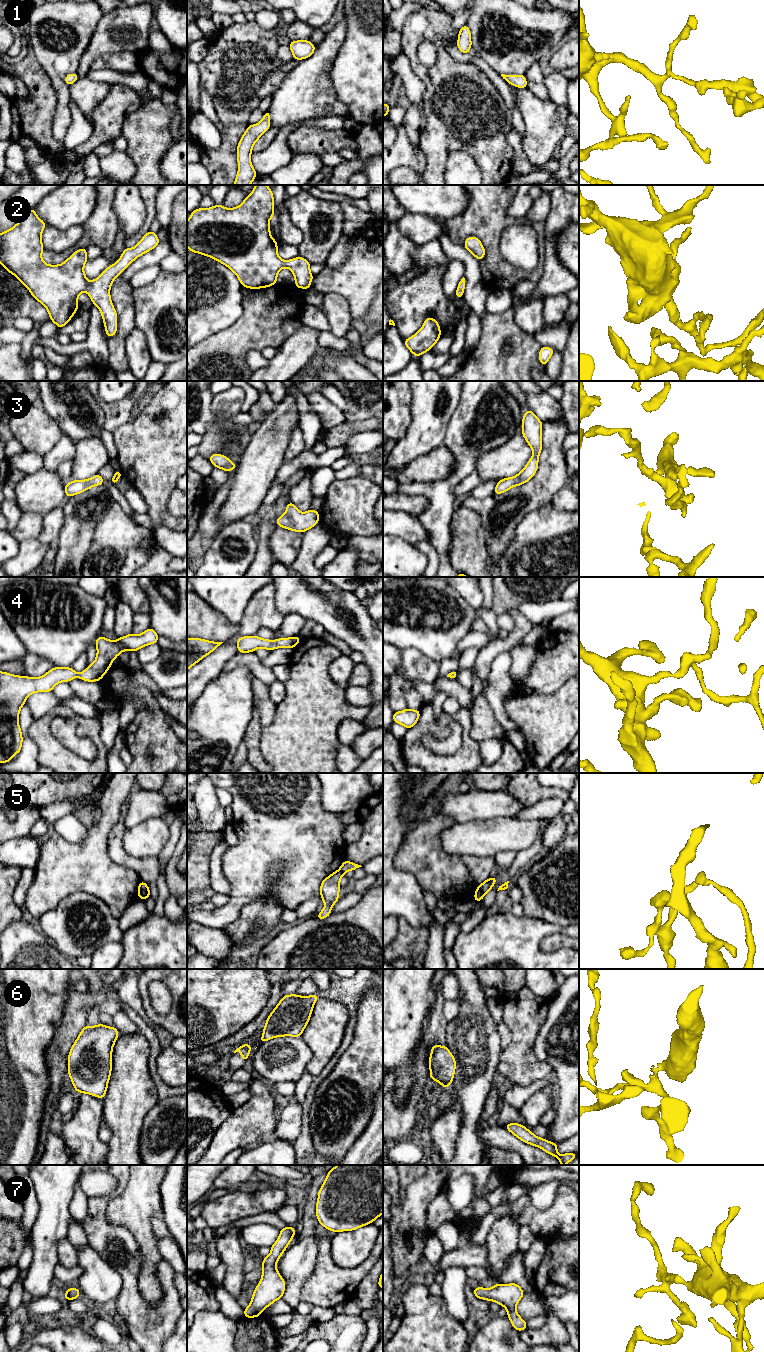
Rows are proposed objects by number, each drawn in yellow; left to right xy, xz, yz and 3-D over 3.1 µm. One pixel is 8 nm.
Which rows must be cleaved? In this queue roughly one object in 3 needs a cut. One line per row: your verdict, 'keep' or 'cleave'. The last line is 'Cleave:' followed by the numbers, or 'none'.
1: keep
2: keep
3: keep
4: keep
5: cleave
6: keep
7: keep
Cleave: 5

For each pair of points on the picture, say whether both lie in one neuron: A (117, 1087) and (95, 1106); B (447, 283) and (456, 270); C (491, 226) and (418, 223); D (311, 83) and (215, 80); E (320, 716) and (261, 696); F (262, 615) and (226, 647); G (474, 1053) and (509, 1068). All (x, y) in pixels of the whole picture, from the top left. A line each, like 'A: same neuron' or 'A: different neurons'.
A: different neurons
B: same neuron
C: different neurons
D: different neurons
E: different neurons
F: same neuron
G: different neurons

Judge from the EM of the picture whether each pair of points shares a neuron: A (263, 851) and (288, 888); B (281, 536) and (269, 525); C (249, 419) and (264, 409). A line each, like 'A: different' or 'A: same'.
A: same
B: different
C: same

